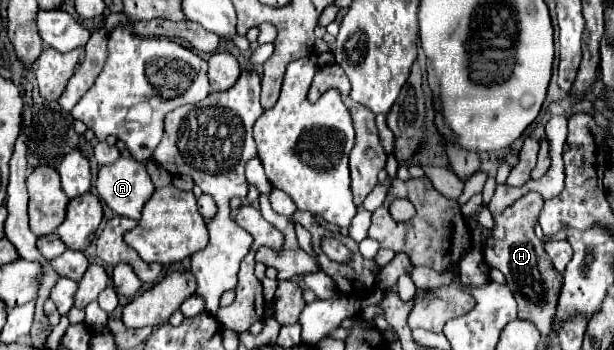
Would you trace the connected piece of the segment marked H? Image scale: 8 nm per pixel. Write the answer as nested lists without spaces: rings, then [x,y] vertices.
[[[530,192],[502,212],[492,214],[494,228],[484,242],[484,262],[490,268],[498,268],[506,276],[506,284],[514,292],[514,298],[518,302],[518,318],[532,320],[540,334],[546,334],[546,330],[550,330],[550,318],[554,316],[554,304],[562,286],[562,274],[554,270],[544,244],[534,232],[542,202],[544,200],[540,194]]]

